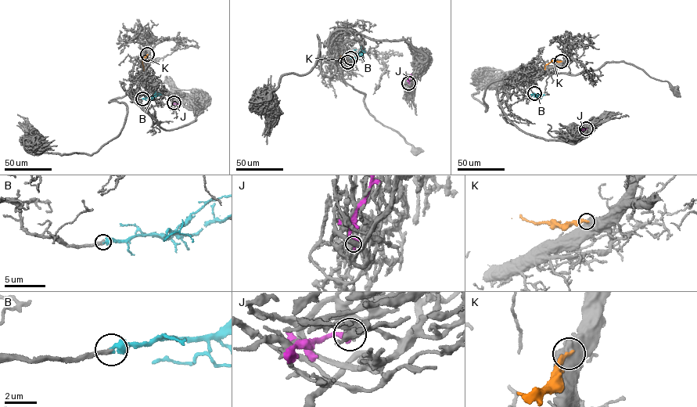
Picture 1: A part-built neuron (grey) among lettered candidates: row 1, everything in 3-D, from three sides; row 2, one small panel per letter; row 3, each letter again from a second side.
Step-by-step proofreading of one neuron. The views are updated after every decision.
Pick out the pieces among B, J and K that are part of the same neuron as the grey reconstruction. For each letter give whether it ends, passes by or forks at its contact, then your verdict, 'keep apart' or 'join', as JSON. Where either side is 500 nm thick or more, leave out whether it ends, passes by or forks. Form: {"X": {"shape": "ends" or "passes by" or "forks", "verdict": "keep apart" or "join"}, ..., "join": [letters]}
{"B": {"shape": "ends", "verdict": "join"}, "J": {"verdict": "keep apart"}, "K": {"verdict": "keep apart"}, "join": ["B"]}

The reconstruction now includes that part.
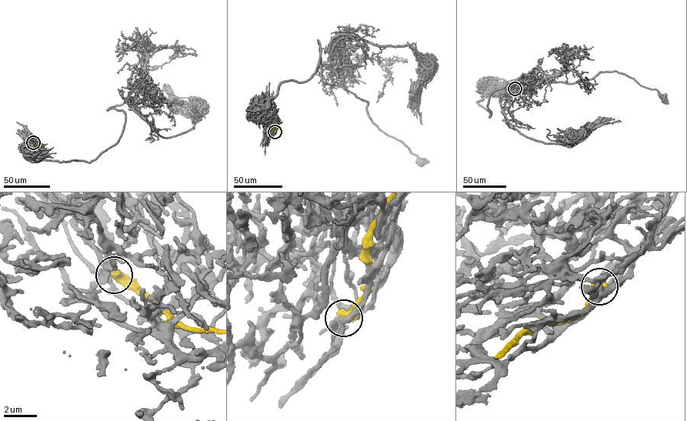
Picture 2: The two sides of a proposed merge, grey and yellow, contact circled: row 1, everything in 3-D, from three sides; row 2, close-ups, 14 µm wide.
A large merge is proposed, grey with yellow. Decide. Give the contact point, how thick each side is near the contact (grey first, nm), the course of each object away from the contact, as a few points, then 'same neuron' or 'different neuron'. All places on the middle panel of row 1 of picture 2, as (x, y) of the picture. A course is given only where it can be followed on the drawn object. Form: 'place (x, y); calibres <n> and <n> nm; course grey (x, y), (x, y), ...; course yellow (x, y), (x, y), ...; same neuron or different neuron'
place (275, 131); calibres 260 and 600 nm; course grey (275, 131), (268, 101), (313, 75), (317, 40), (322, 81), (338, 68), (372, 123), (420, 162); course yellow (275, 131), (278, 117); different neuron

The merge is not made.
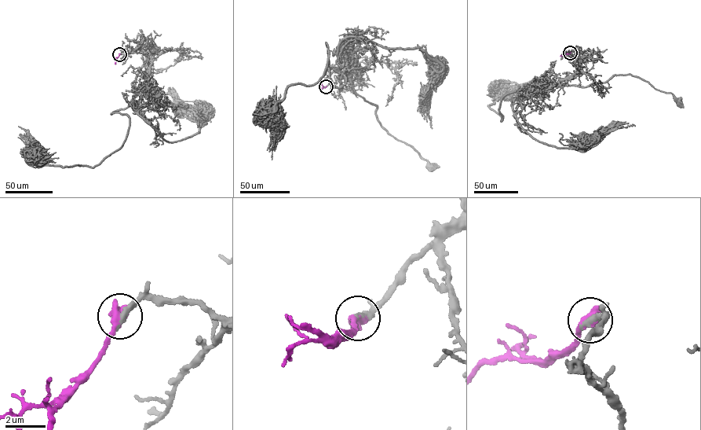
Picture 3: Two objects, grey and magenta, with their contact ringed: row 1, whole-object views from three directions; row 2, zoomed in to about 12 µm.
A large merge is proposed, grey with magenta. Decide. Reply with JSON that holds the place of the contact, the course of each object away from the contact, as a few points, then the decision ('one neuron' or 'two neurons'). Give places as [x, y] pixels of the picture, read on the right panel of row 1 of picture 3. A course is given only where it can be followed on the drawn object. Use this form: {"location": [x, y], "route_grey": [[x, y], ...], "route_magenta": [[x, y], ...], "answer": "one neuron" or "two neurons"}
{"location": [570, 53], "route_grey": [[570, 52], [585, 66], [552, 86], [586, 86], [631, 74], [680, 101]], "route_magenta": [[570, 52], [560, 56]], "answer": "one neuron"}

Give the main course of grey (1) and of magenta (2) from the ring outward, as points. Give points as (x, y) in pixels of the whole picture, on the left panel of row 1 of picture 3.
1: (119, 54), (150, 55), (145, 84), (136, 93), (131, 83), (146, 60), (140, 45), (152, 44), (152, 49)
2: (119, 54), (115, 64)

